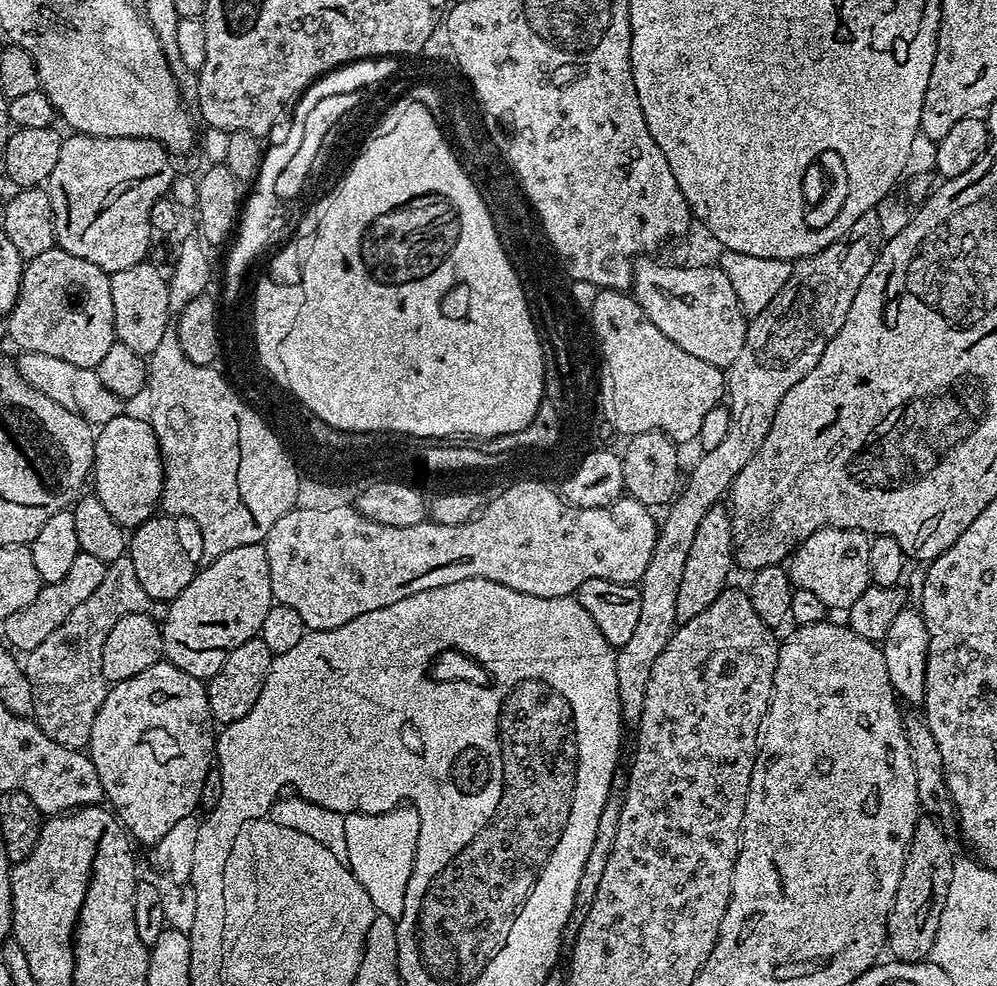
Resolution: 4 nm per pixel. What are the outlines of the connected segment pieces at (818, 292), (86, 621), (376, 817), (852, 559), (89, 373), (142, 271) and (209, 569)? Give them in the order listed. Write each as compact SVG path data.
M873 210L862 214L862 218L858 218L842 238L826 246L826 250L818 250L818 254L795 261L792 277L786 286L774 294L766 310L748 320L746 342L742 342L738 358L734 358L726 370L726 407L730 414L730 427L714 450L701 455L692 473L689 476L687 473L676 499L667 505L664 520L662 516L658 528L654 554L650 554L650 566L646 566L646 574L642 574L638 582L642 598L638 626L626 646L616 653L620 715L625 721L639 721L642 702L646 698L646 682L650 682L650 666L654 666L658 654L666 650L668 639L678 627L678 586L682 583L682 570L686 567L686 558L702 517L708 508L725 499L738 470L754 458L758 446L762 446L762 438L770 434L778 402L786 398L786 390L790 390L794 382L802 382L802 378L818 366L822 350L826 350L830 338L842 330L846 314L850 314L850 302L854 302L862 278L870 274L870 266L874 266L881 247L878 212Z
M126 554L119 556L108 565L106 578L102 578L98 590L54 634L26 653L22 665L33 691L32 716L51 740L73 750L87 749L90 726L94 726L94 718L110 687L102 674L102 646L106 646L106 638L118 618L148 612L153 604L146 590L142 590L138 574L134 574L134 562Z
M410 804L384 812L344 814L348 867L370 897L377 914L397 921L405 905L405 890L416 861L421 819Z
M819 528L790 557L790 575L796 588L810 590L822 598L825 609L847 610L870 586L870 536L854 528Z
M21 351L19 355L15 357L14 363L24 381L34 386L38 394L46 394L46 398L58 402L58 406L66 406L66 410L79 414L87 424L99 426L121 415L121 400L110 394L106 386L102 386L95 368L79 368L70 362L62 362L62 358L50 358L50 354Z
M145 262L126 266L126 270L111 273L108 281L110 282L110 298L114 298L114 330L117 341L130 346L130 350L134 350L134 354L145 358L151 356L152 351L162 342L162 334L166 334L166 330L170 327L170 317L173 315L170 310L168 276L160 273L151 262Z
M251 544L250 546L238 546L238 550L230 550L222 554L217 560L209 560L197 571L196 576L167 605L168 613L162 619L162 631L164 633L164 656L167 663L178 666L186 674L202 681L211 680L218 670L222 670L222 662L242 642L257 639L260 635L262 621L272 609L274 601L270 590L270 562L266 558L266 550L263 544Z

